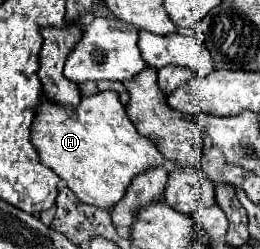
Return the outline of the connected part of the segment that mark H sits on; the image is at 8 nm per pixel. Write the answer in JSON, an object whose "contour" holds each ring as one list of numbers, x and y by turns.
{"contour":[[110,90,98,92,90,98,82,98,82,102,76,108,50,104,46,102,46,98,42,98,42,104,38,106,38,118,34,120,32,144,38,148,42,164,52,168,62,180,66,180,68,188,76,194,78,200,82,200,84,204,94,204,96,208,106,208,106,210,112,210,112,206,116,206,124,198,132,180,144,174,146,170,156,166,166,166,168,172,174,170,174,162,162,156,160,148,154,144,150,136,142,136,136,130,132,120,126,116,126,108,118,100,118,94]]}

